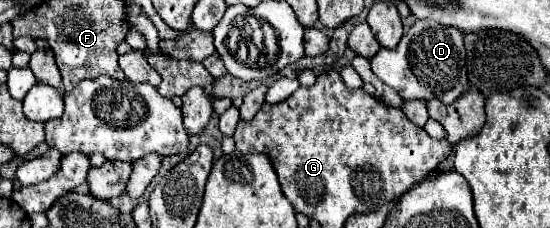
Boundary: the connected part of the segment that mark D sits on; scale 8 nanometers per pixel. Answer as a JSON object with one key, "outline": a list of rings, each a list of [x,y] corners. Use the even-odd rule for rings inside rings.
{"outline":[[[417,21],[399,41],[395,49],[385,49],[371,59],[371,69],[373,73],[391,89],[395,89],[403,101],[411,99],[439,99],[445,105],[451,105],[463,91],[467,89],[467,55],[463,47],[463,33],[457,31],[455,27],[441,27],[439,23],[429,23],[429,21]]]}

